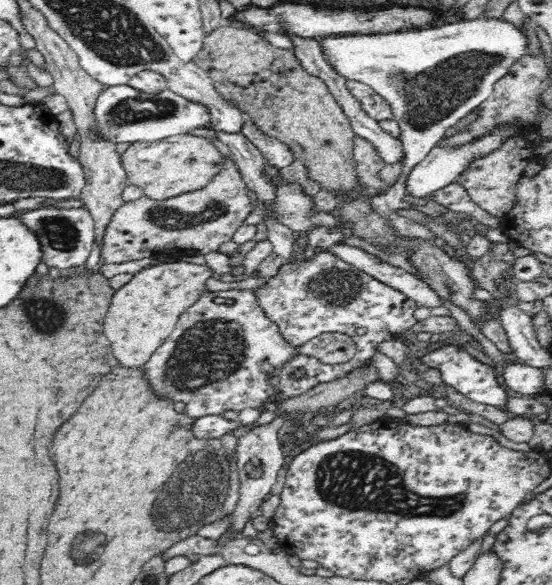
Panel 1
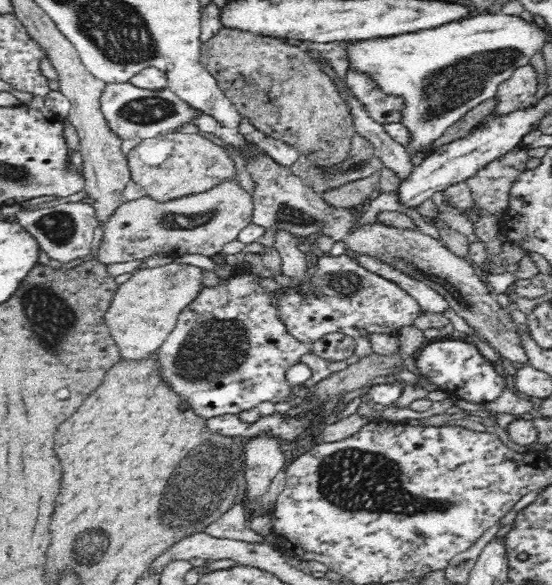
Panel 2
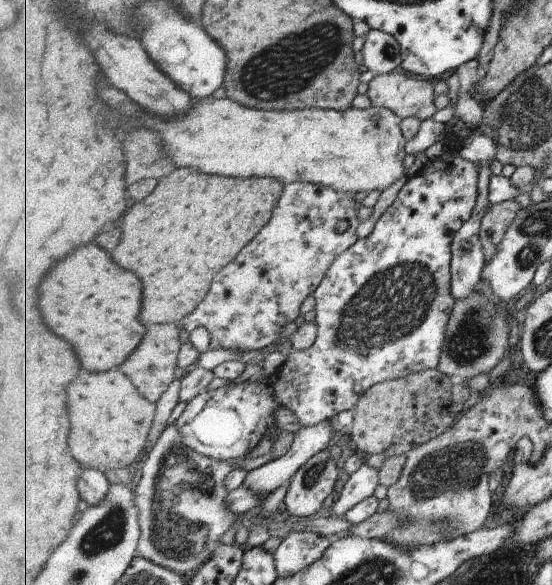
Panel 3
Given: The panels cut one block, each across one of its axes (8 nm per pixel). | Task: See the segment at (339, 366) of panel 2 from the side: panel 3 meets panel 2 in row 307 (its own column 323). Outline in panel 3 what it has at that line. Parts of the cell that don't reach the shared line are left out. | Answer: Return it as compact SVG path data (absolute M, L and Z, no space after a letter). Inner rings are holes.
M454 134L447 137L445 140L445 152L441 156L433 160L423 160L423 164L419 170L413 172L407 182L402 186L402 189L398 192L394 203L387 208L387 210L380 216L374 225L372 233L355 244L353 248L343 252L341 256L330 266L330 271L327 272L327 276L323 279L320 287L315 291L314 298L316 300L315 305L315 318L317 325L317 338L315 344L309 348L309 350L303 350L303 352L291 352L285 359L283 365L279 370L270 376L269 382L272 384L272 388L275 388L275 394L277 394L277 400L281 407L289 408L293 410L293 414L299 418L299 425L303 427L313 426L329 420L329 418L335 419L340 412L347 412L347 410L354 411L361 400L361 396L375 384L379 382L385 382L386 380L395 380L395 378L403 378L410 374L417 374L429 369L437 369L439 362L441 362L441 356L443 356L443 348L447 344L447 324L451 322L451 314L453 314L455 308L455 297L452 293L452 276L451 276L451 261L453 258L453 252L451 247L455 240L455 235L467 222L472 214L473 208L477 206L477 198L479 198L479 192L477 192L477 176L479 173L479 165L475 162L465 160L461 156L462 146L465 144L465 139L461 139Z

